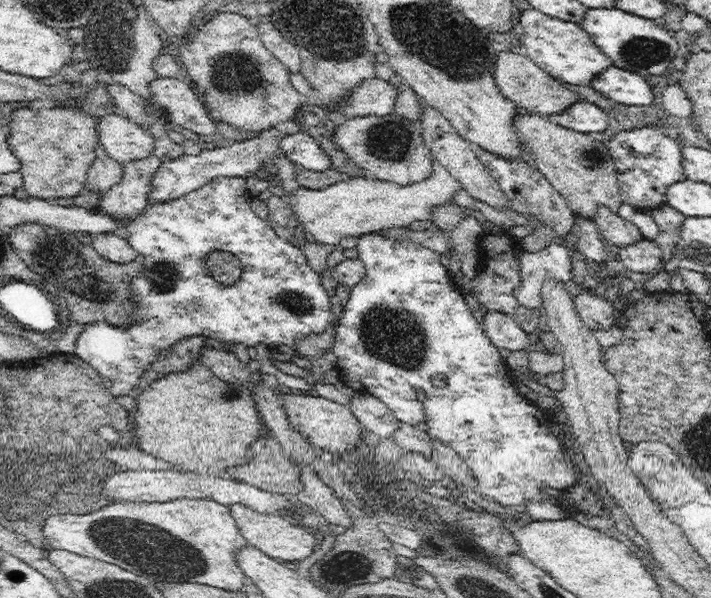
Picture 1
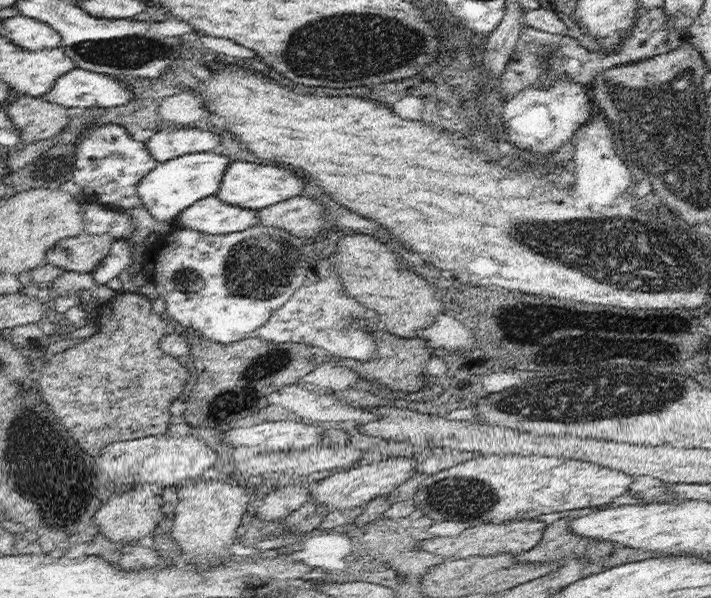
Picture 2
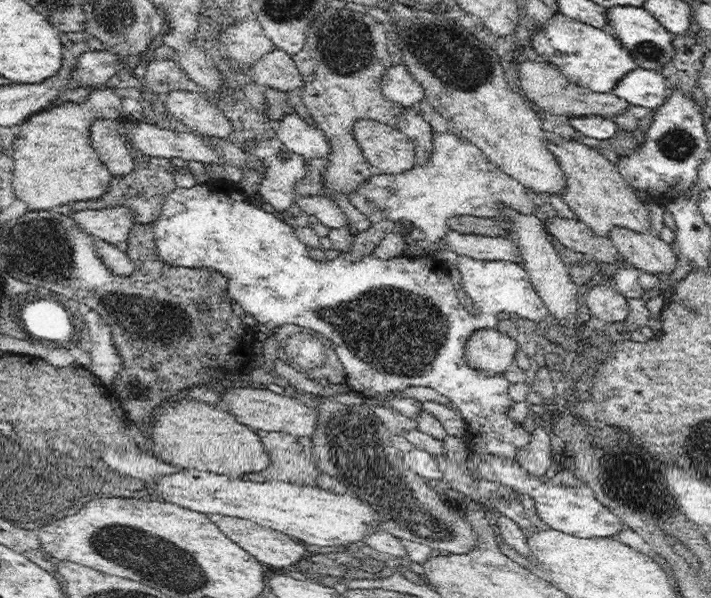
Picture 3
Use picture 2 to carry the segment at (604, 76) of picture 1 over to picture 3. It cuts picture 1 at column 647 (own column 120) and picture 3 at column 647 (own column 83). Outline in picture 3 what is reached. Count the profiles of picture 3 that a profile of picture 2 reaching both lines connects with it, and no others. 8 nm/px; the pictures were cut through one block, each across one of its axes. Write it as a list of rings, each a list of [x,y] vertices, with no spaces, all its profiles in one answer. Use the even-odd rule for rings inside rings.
[[[634,68],[622,76],[618,86],[612,90],[618,98],[626,100],[634,106],[646,106],[646,108],[660,108],[668,96],[666,78],[658,74],[656,70],[644,70]]]

